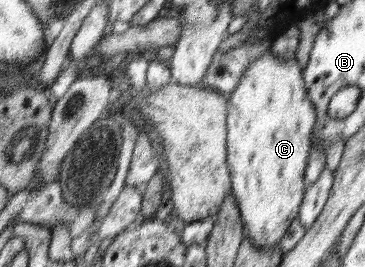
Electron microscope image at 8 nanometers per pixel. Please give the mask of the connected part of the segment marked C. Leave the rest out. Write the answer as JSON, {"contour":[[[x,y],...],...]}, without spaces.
{"contour":[[[268,48],[243,73],[238,87],[227,95],[226,161],[230,190],[236,198],[240,219],[248,238],[261,250],[276,246],[298,217],[304,200],[304,174],[310,154],[310,138],[316,121],[314,106],[307,96],[303,70],[295,59],[279,59]]]}

